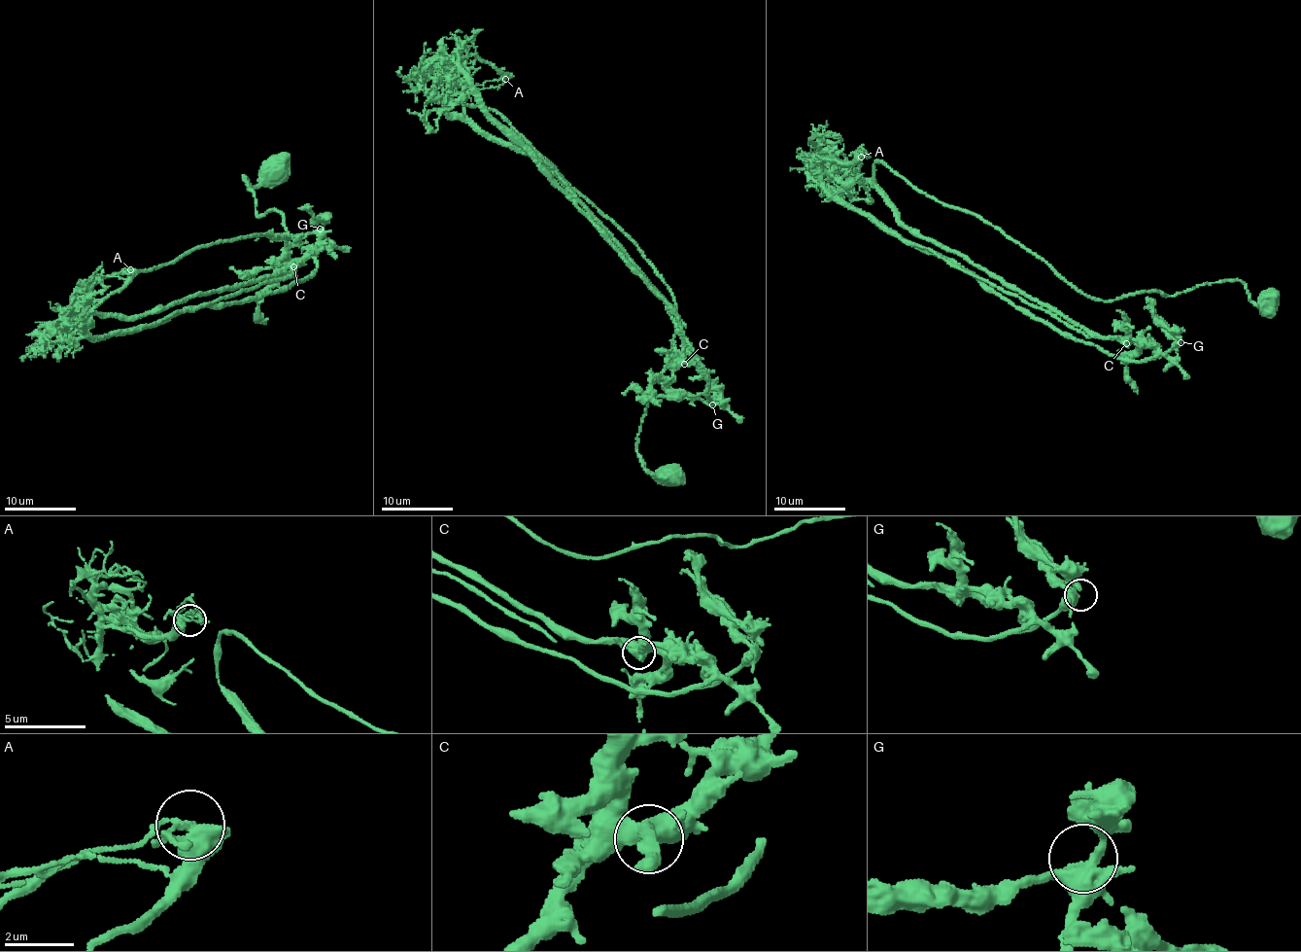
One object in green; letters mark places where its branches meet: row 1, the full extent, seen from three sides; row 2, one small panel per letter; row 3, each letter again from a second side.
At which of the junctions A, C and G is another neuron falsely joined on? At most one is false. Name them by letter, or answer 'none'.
A

